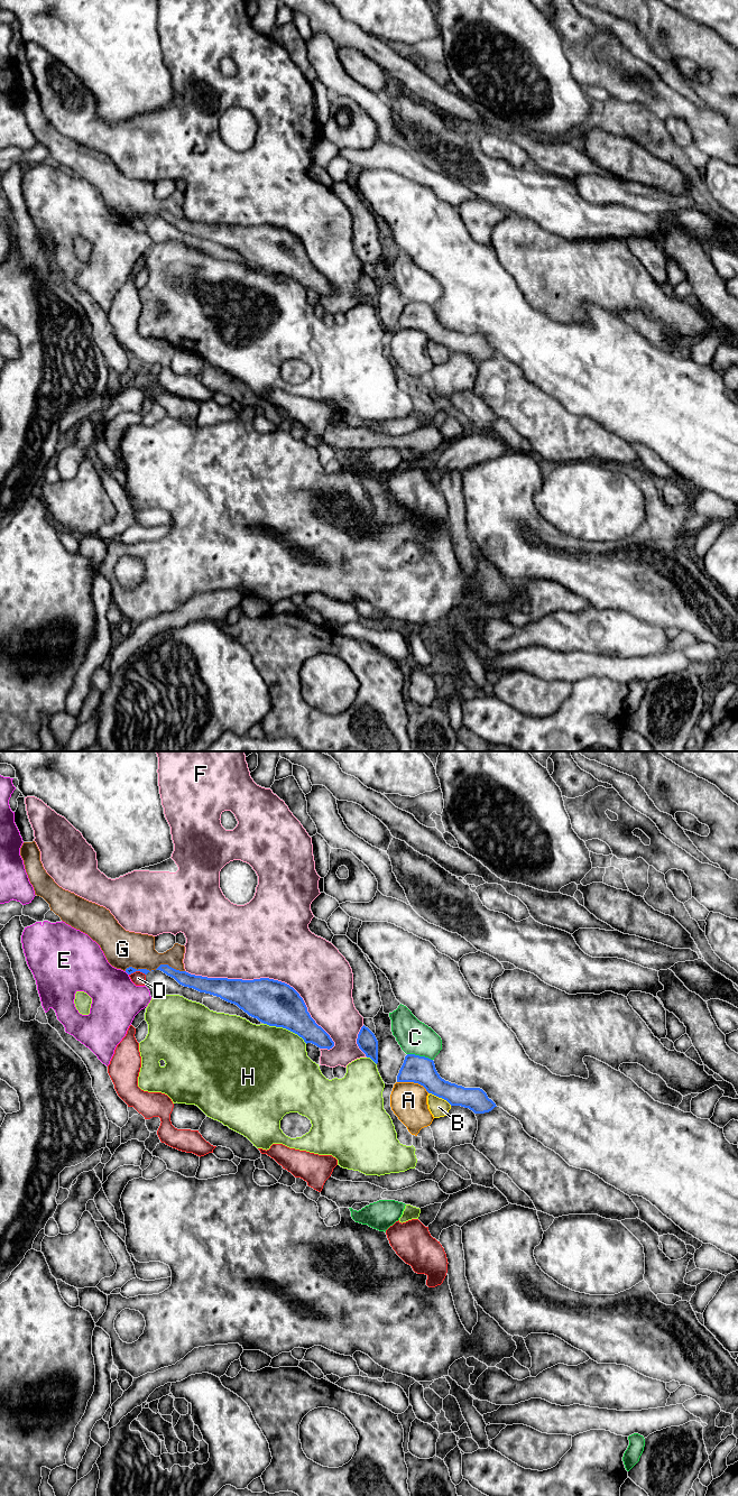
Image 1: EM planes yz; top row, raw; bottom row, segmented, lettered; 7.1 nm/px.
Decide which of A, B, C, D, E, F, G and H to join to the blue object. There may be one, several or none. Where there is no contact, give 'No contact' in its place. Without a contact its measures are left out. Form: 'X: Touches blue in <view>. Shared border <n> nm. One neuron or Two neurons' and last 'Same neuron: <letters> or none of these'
A: Touches blue in yz. Shared border 240 nm. Two neurons
B: Touches blue in yz. Shared border 190 nm. Two neurons
C: Touches blue in yz. Shared border 190 nm. Two neurons
D: Touches blue in yz. Shared border 120 nm. Two neurons
E: Touches blue in yz. Shared border 40 nm. Two neurons
F: Touches blue in yz. Shared border 1200 nm. Two neurons
G: Touches blue in yz. Shared border 220 nm. Two neurons
H: Touches blue in yz. Shared border 340 nm. Two neurons
Same neuron: none of these

